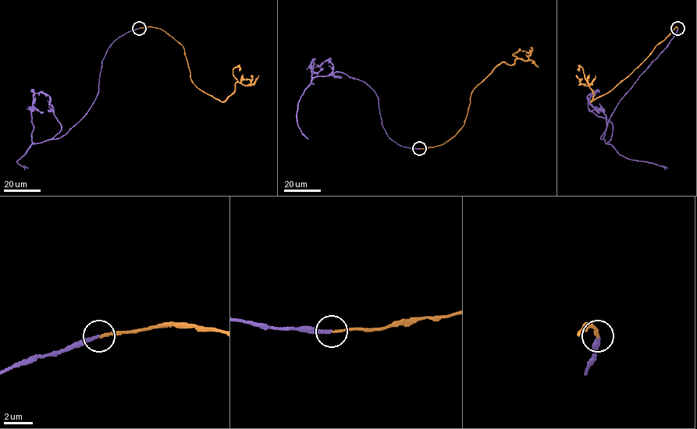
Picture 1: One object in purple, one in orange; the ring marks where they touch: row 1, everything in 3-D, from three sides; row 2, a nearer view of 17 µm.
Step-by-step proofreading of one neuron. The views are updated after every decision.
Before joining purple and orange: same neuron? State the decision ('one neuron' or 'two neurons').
one neuron

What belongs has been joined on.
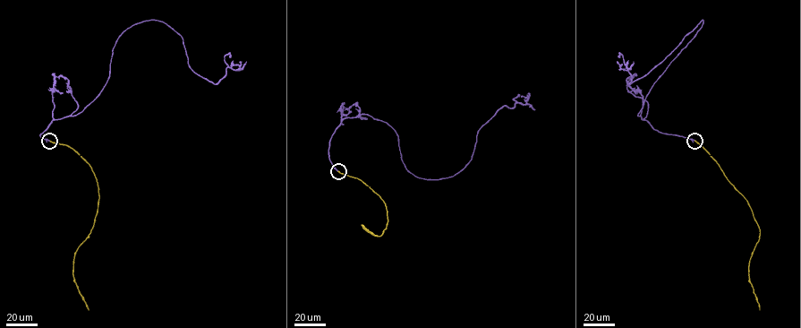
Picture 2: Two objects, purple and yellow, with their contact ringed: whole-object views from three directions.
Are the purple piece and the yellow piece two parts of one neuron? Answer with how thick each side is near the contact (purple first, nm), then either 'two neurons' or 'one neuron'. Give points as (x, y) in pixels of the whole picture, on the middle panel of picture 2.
280/320 nm | one neuron

